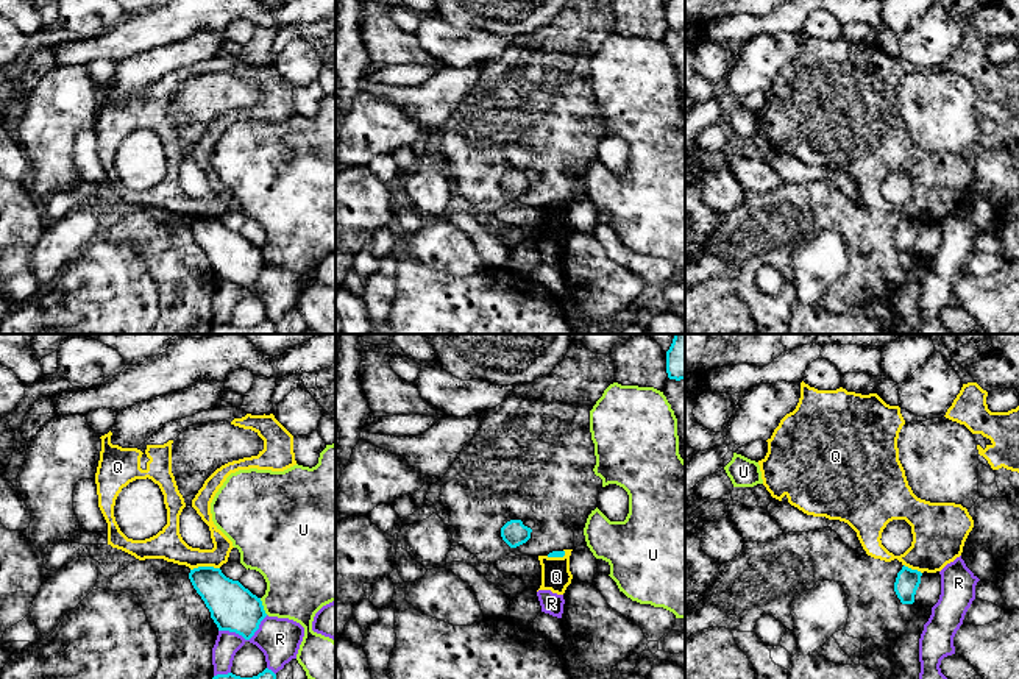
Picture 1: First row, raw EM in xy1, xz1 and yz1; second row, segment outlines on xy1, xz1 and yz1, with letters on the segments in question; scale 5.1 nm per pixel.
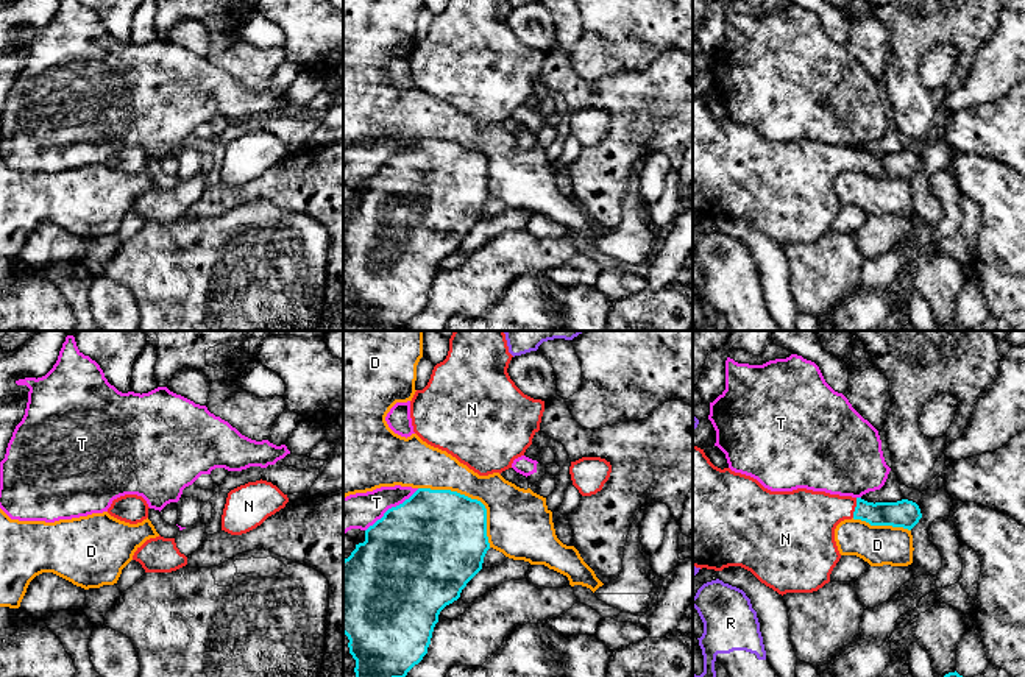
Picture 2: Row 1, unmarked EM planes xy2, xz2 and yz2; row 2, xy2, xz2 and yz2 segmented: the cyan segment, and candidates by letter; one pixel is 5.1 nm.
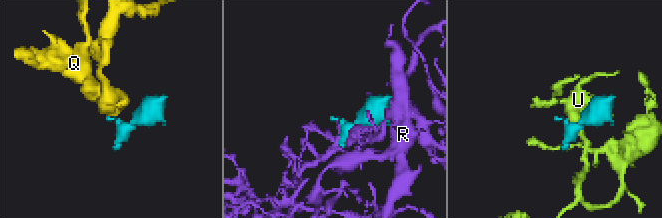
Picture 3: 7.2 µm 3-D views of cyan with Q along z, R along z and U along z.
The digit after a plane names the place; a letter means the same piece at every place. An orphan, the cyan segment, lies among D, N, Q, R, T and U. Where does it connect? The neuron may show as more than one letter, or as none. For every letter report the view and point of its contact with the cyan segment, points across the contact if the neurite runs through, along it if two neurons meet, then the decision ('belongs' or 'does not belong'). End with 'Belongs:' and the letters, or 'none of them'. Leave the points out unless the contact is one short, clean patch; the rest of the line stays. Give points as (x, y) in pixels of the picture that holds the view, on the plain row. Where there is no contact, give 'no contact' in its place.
D: meets cyan in xz2 at (470, 148); does not belong
N: meets cyan in yz2 at (855, 158); runs through yz2 (902, 164), (871, 164), (855, 158), (830, 159), (808, 169); belongs
Q: meets cyan in xy1 at (205, 217); border along xy1 (219, 217), (194, 217), (191, 220); does not belong
R: meets cyan in xy1 at (245, 289); does not belong
T: meets cyan in xz2 at (392, 158); does not belong
U: meets cyan in xy1 at (262, 256); does not belong
Belongs: N

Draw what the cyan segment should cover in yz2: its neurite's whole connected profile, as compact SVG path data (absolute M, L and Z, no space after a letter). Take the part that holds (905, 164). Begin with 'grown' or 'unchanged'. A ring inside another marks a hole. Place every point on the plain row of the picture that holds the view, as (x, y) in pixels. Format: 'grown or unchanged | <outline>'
grown | M693 97L693 217L722 222L741 217L779 245L813 243L830 232L841 209L835 179L844 170L911 181L922 168L916 153L867 153L861 148L797 139L771 142L757 129L718 119Z

